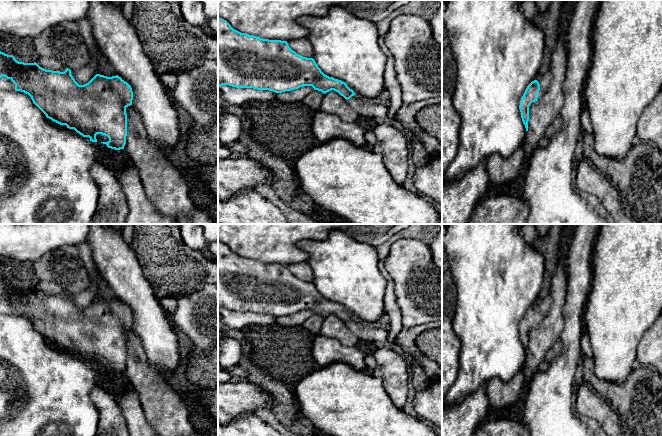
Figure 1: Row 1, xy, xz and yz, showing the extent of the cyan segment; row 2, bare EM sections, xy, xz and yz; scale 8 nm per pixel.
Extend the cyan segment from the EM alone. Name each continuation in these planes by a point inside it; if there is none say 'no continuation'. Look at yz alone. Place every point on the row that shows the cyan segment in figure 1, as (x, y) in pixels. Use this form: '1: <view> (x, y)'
1: yz (544, 82)

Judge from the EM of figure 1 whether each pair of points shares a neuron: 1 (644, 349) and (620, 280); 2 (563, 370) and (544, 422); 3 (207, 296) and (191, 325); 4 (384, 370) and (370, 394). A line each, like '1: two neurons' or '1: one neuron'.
1: two neurons
2: one neuron
3: one neuron
4: two neurons

